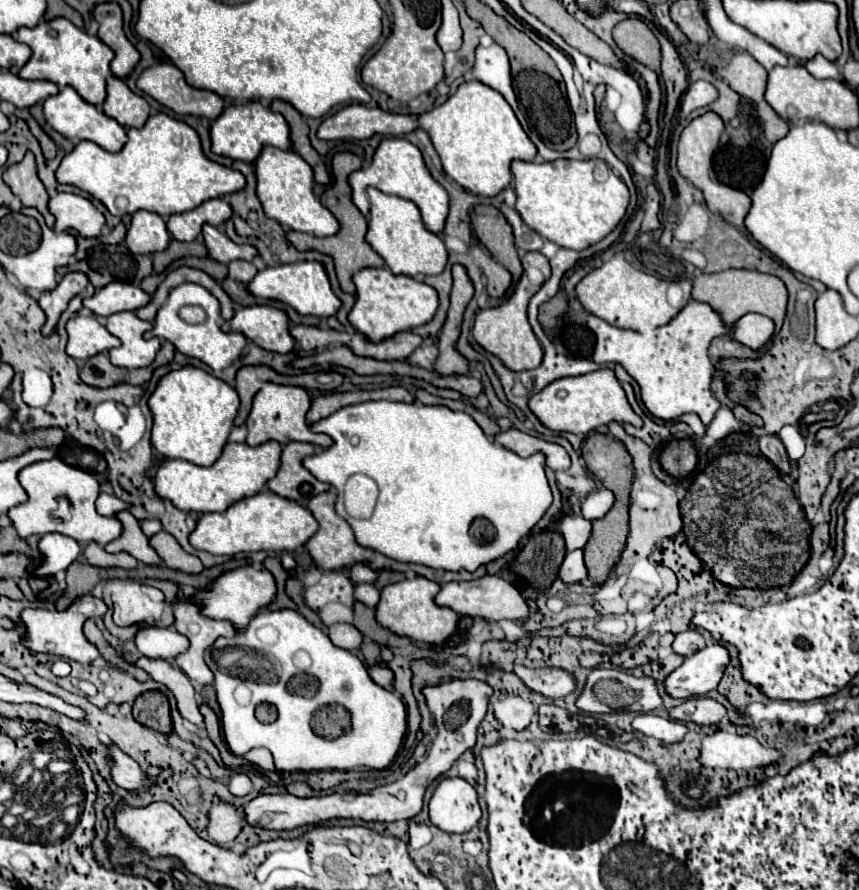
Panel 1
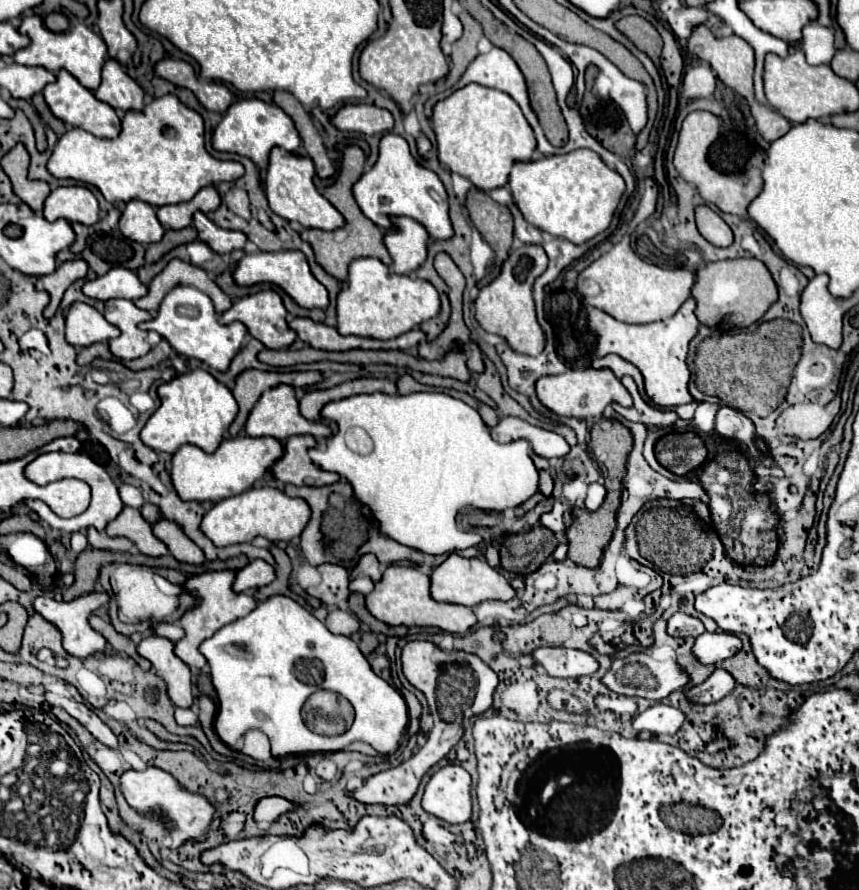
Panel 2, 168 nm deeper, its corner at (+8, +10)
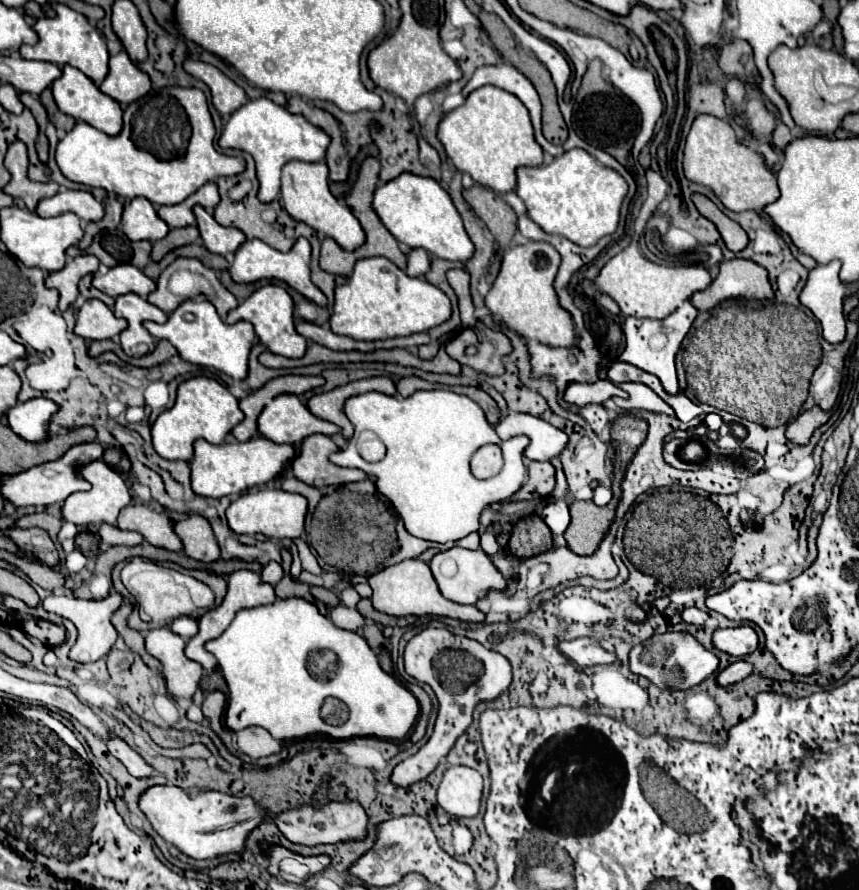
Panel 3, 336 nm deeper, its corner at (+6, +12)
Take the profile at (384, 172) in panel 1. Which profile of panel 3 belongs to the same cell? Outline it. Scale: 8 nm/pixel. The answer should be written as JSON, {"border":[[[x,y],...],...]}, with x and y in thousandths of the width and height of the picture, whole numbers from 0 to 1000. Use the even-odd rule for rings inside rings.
{"border":[[[467,193],[462,200],[439,209],[434,218],[434,236],[446,254],[471,276],[495,279],[506,290],[544,292],[551,285],[551,274],[539,256],[537,243],[530,236],[523,218],[504,200]]]}

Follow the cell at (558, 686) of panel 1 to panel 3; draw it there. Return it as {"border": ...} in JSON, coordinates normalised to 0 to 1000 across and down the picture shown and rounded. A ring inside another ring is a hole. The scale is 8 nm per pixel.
{"border":[[[669,717],[651,721],[653,735],[672,746],[672,748],[697,748],[697,746],[714,746],[716,735],[702,730],[693,719],[688,717]]]}

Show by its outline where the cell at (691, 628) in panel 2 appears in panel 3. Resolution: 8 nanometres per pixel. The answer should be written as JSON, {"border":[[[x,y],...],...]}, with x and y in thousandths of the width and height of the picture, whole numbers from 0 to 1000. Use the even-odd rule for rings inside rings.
{"border":[[[797,683],[797,685],[793,688],[793,694],[795,694],[795,699],[800,699],[800,701],[816,703],[816,701],[821,701],[821,697],[825,694],[825,690],[818,688],[818,685],[814,685],[814,683]]]}

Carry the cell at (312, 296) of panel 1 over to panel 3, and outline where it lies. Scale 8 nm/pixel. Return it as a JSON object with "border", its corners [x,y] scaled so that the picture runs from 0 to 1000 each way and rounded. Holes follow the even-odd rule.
{"border":[[[297,267],[297,270],[288,270],[274,283],[274,292],[271,292],[267,306],[269,306],[269,312],[274,317],[299,317],[299,315],[306,315],[306,312],[320,312],[320,315],[334,317],[341,326],[346,326],[348,330],[353,330],[355,335],[367,339],[369,344],[378,344],[381,342],[378,330],[362,317],[360,294],[362,294],[362,276],[355,267],[348,267],[346,274],[336,283],[325,283],[325,281],[315,279],[313,274]]]}

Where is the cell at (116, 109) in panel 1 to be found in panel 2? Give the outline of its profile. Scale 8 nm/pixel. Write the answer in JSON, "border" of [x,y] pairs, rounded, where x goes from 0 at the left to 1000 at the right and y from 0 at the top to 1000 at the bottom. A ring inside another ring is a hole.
{"border":[[[127,65],[120,74],[120,92],[111,101],[111,108],[139,124],[164,124],[169,103],[166,99],[143,79],[143,74]]]}

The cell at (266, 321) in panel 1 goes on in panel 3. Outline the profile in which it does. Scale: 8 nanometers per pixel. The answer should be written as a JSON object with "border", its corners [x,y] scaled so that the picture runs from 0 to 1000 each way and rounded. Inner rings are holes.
{"border":[[[313,319],[313,321],[306,321],[302,326],[297,326],[285,339],[281,339],[274,348],[269,348],[264,353],[264,364],[274,364],[278,360],[288,360],[297,366],[297,375],[302,378],[302,382],[320,398],[325,400],[334,400],[334,402],[348,402],[353,400],[355,391],[357,391],[357,384],[353,378],[348,378],[343,373],[343,366],[341,366],[341,337],[339,333],[334,330],[332,324],[327,321],[320,321],[320,319]]]}

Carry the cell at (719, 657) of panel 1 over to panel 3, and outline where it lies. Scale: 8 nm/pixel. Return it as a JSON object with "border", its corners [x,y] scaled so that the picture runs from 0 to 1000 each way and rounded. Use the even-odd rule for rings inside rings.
{"border":[[[863,703],[863,706],[844,706],[832,708],[830,712],[830,726],[839,733],[846,733],[849,737],[870,737],[881,728],[884,719],[877,706]]]}

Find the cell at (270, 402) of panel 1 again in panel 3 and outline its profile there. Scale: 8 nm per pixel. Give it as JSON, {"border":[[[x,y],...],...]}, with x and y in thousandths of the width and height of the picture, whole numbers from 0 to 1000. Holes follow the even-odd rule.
{"border":[[[327,443],[318,447],[299,472],[302,488],[322,499],[348,499],[362,488],[392,488],[397,481],[364,467],[343,443]]]}

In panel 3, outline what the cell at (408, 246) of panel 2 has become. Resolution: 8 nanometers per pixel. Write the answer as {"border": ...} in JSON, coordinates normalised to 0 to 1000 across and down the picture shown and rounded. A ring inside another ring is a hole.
{"border":[[[478,279],[474,283],[474,301],[471,306],[476,310],[492,310],[499,303],[499,285],[492,279]]]}

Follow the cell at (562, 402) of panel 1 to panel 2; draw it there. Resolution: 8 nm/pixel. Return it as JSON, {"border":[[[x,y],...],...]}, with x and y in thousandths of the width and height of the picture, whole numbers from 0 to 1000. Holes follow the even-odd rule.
{"border":[[[693,413],[660,416],[658,420],[632,422],[632,425],[625,427],[625,445],[646,465],[651,465],[651,467],[669,467],[669,470],[681,470],[681,472],[697,470],[702,465],[704,456],[709,456],[711,452],[721,452],[728,458],[737,456],[735,443],[716,425],[716,420],[711,416],[693,416]]]}

